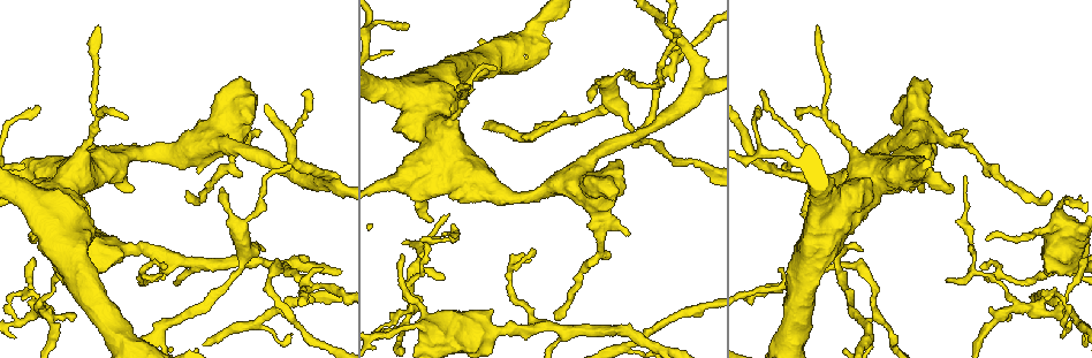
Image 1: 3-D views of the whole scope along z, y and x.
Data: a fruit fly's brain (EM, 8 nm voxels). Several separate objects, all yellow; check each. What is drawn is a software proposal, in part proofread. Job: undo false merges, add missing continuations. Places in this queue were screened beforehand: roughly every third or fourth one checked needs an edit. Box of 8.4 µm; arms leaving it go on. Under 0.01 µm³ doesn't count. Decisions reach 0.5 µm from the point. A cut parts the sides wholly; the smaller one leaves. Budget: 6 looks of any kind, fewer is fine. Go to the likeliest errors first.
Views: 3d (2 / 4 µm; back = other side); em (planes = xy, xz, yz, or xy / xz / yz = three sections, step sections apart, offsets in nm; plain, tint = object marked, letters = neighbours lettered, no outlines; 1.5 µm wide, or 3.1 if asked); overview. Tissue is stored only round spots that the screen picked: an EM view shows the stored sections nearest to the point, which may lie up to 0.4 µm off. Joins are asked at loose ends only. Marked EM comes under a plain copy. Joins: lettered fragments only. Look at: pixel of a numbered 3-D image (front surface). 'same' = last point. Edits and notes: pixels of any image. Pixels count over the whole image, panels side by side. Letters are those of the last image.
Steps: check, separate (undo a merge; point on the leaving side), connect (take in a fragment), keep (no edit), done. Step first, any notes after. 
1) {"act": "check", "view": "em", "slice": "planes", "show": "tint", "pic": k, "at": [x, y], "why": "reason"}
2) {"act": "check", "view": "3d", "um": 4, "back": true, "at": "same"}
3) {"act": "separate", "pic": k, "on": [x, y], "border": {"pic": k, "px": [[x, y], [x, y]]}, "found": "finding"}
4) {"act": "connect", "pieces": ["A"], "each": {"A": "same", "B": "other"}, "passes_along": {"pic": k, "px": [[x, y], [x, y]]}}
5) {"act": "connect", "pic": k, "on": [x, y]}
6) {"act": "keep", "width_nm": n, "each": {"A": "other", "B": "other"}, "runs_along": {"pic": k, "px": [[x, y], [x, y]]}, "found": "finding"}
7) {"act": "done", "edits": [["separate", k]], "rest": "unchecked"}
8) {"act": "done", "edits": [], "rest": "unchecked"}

{"act": "check", "view": "3d", "um": 4, "back": true, "pic": 1, "at": [930, 87], "why": "free end"}

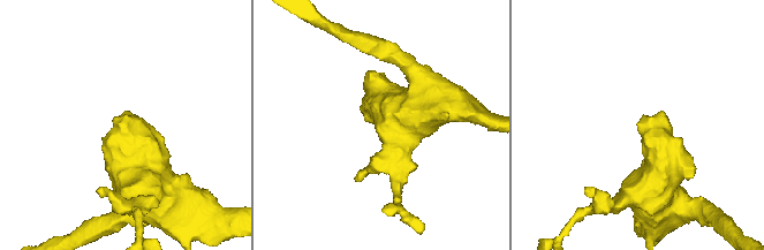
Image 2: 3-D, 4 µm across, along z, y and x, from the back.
{"act": "check", "view": "em", "slice": "planes", "show": "letters", "pic": 2, "at": [115, 125]}

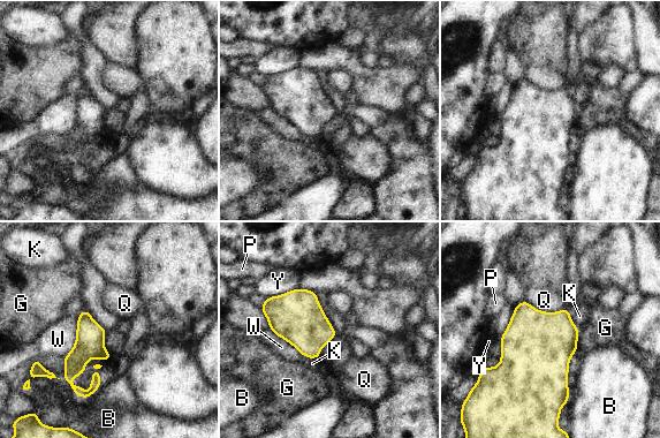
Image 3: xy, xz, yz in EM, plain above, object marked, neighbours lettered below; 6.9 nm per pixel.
{"act": "keep", "each": {"B": "other", "G": "other", "K": "other", "P": "other", "Q": "other", "W": "other", "Y": "other"}, "border": {"pic": 3, "px": [[525, 300], [544, 311], [562, 309]]}, "found": "none of them fits"}

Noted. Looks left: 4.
{"act": "check", "view": "3d", "um": 2, "pic": 1, "at": [448, 213], "why": "thin end"}

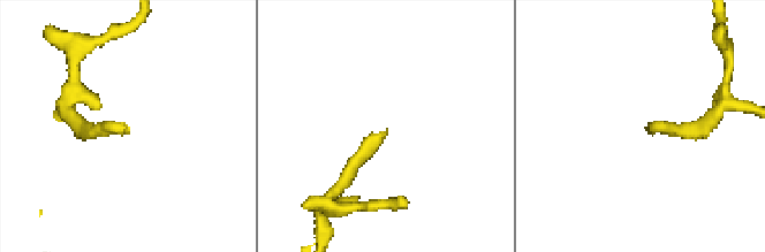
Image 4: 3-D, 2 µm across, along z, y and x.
{"act": "check", "view": "em", "slice": "planes", "show": "letters", "pic": 4, "at": [125, 127], "why": "now the EM"}

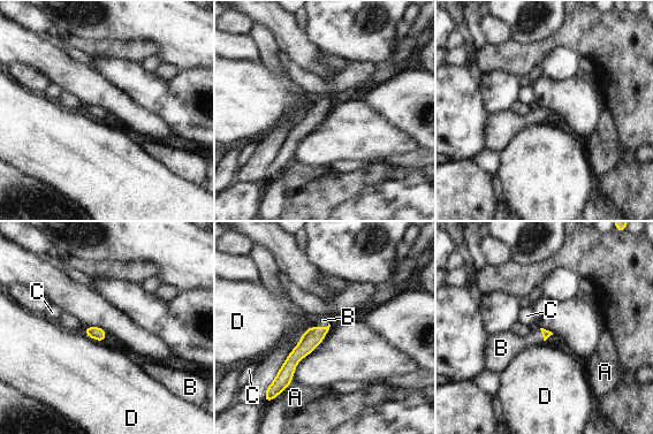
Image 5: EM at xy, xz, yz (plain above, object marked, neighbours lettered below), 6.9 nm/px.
{"act": "connect", "pieces": ["B"], "each": {"A": "other", "B": "same", "C": "other", "D": "other"}, "passes_along": {"pic": 5, "px": [[313, 336], [320, 327], [323, 320]]}, "found": "the cell continues"}

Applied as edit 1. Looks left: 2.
{"act": "check", "view": "em", "slice": "planes", "show": "letters", "pic": 1, "at": [591, 99], "why": "branch stops here"}

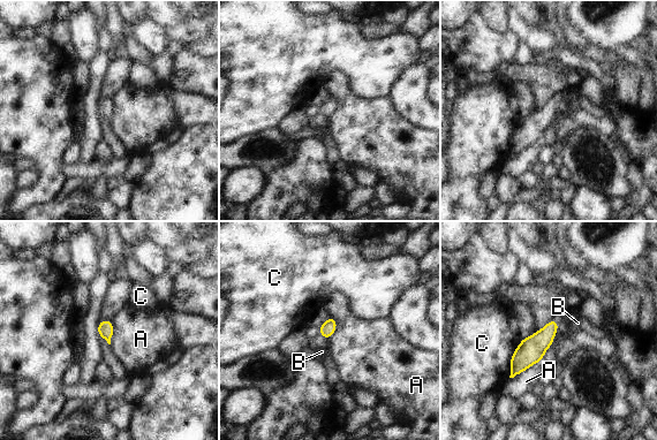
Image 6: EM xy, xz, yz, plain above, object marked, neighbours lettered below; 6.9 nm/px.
{"act": "connect", "pieces": ["B"], "each": {"A": "other", "B": "same", "C": "other"}, "found": "it goes on there"}

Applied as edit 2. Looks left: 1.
{"act": "done", "edits": [["connect", 5], ["connect", 6]], "rest": "unchecked"}

